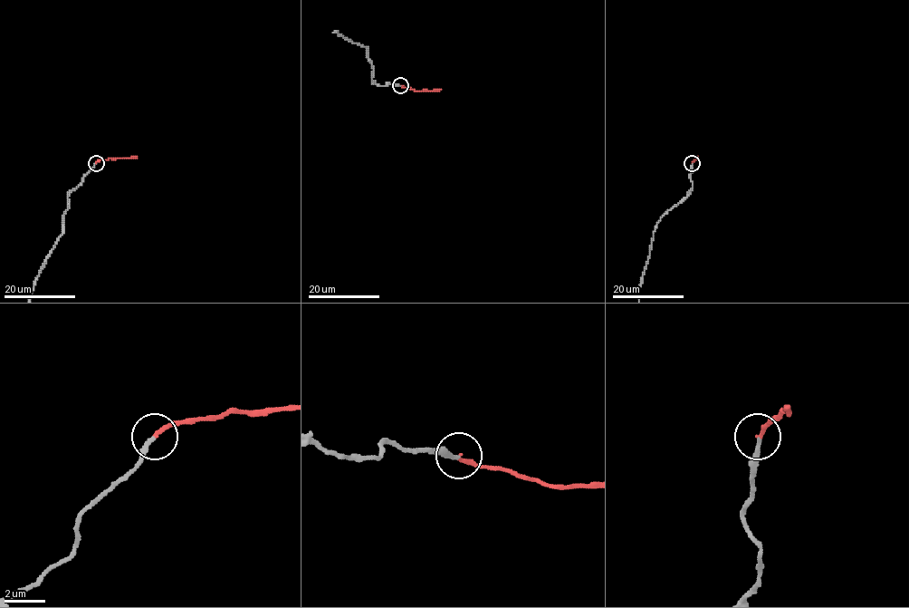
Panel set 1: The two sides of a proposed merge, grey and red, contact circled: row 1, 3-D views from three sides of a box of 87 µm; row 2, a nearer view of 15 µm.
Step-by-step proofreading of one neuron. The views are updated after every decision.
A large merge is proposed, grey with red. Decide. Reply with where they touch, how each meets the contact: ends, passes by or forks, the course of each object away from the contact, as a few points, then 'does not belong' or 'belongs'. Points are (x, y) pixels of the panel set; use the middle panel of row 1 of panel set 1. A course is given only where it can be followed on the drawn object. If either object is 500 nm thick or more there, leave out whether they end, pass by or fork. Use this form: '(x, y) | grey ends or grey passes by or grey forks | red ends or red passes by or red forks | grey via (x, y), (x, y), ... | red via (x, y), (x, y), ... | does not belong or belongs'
(400, 85) | grey ends | red ends | red via (400, 85), (416, 91), (441, 90) | belongs

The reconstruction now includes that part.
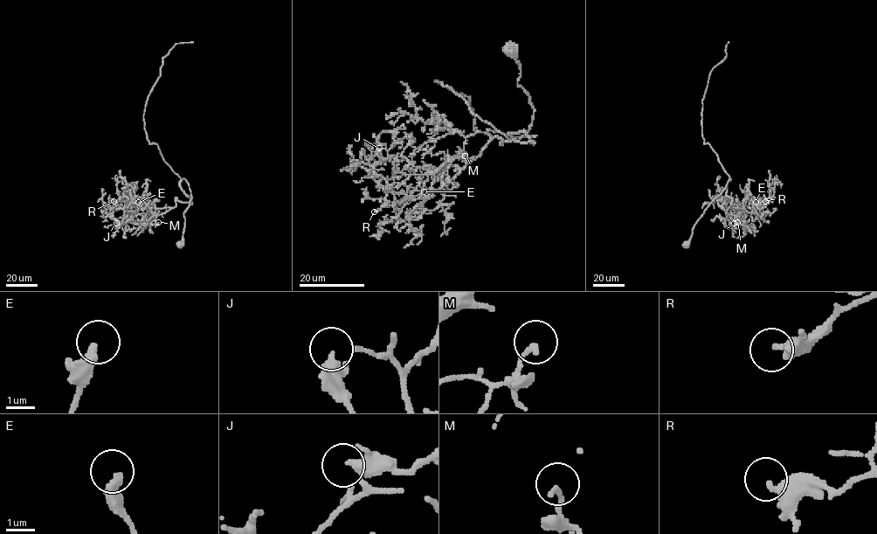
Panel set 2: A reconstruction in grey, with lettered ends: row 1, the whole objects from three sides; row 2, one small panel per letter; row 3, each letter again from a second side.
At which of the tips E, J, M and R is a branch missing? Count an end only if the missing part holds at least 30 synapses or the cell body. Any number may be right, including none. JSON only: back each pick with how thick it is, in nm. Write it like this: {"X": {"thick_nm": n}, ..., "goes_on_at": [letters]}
{"J": {"thick_nm": 300}, "goes_on_at": ["J"]}

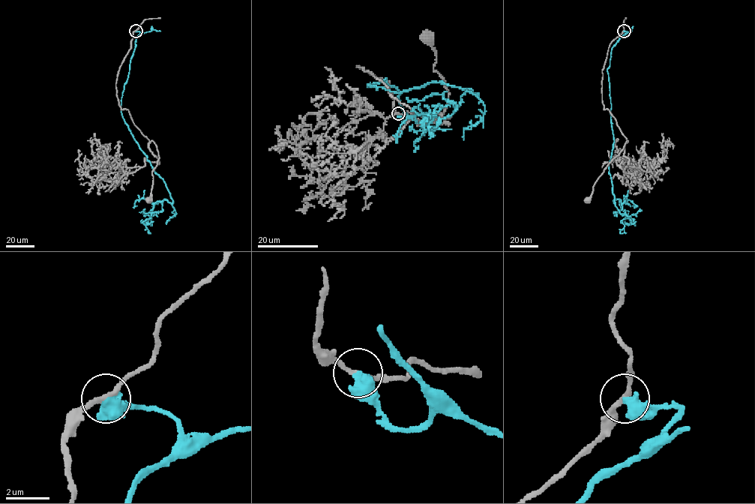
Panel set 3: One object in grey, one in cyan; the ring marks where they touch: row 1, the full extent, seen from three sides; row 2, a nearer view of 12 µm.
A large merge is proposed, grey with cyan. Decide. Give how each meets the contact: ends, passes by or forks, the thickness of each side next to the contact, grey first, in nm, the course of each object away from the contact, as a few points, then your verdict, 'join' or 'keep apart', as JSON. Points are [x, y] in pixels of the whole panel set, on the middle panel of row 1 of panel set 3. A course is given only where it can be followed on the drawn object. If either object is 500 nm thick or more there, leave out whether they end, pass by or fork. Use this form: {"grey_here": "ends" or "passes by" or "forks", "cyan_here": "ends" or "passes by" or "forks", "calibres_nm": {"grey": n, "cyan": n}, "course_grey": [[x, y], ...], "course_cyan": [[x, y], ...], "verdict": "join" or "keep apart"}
{"calibres_nm": {"grey": 190, "cyan": 500}, "course_grey": [[398, 113], [387, 81], [356, 67], [432, 122], [443, 112], [448, 91], [433, 69], [435, 52], [424, 36]], "course_cyan": [[398, 112], [408, 119], [393, 85], [368, 85], [477, 94], [429, 118], [423, 106]], "verdict": "keep apart"}

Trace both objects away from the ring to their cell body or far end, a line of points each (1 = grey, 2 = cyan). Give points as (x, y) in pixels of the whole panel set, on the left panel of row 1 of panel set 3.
1: (136, 31), (115, 88), (121, 109), (128, 110), (134, 124), (157, 147), (159, 159), (152, 172), (148, 200)
2: (136, 31), (140, 34), (121, 113), (172, 199), (154, 203), (152, 216), (142, 222), (148, 232)

